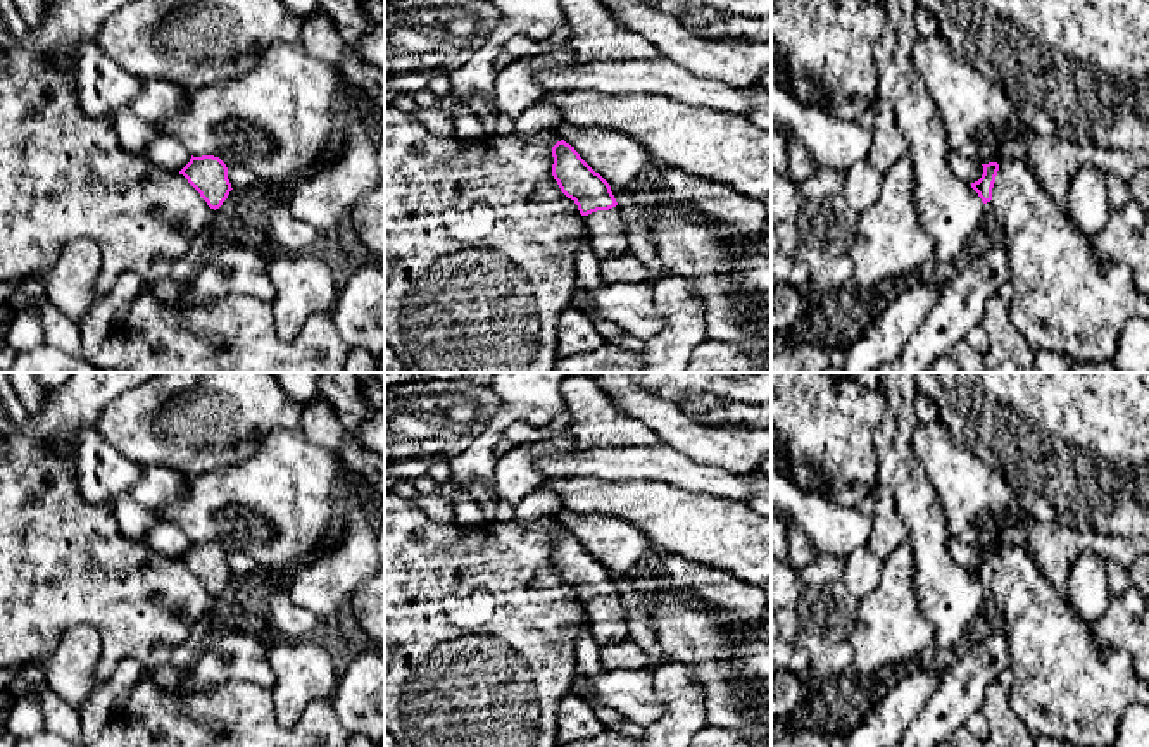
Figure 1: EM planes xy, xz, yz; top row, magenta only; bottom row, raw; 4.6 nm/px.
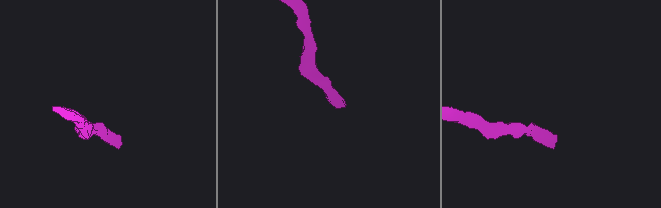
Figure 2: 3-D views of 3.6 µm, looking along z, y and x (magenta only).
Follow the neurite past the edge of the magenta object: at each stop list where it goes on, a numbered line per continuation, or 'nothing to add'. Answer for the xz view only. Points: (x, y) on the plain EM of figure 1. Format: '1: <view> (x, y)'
1: xz (606, 618)

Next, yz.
1: yz (1068, 687)

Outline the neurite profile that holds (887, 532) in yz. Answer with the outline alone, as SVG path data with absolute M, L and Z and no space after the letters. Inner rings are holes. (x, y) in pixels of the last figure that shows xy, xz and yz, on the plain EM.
M873 485L875 499L873 526L868 547L883 561L888 554L907 540L902 519L895 514L895 499L887 486Z

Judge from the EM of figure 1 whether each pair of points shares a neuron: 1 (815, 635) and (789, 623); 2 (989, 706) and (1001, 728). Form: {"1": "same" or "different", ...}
{"1": "different", "2": "same"}

